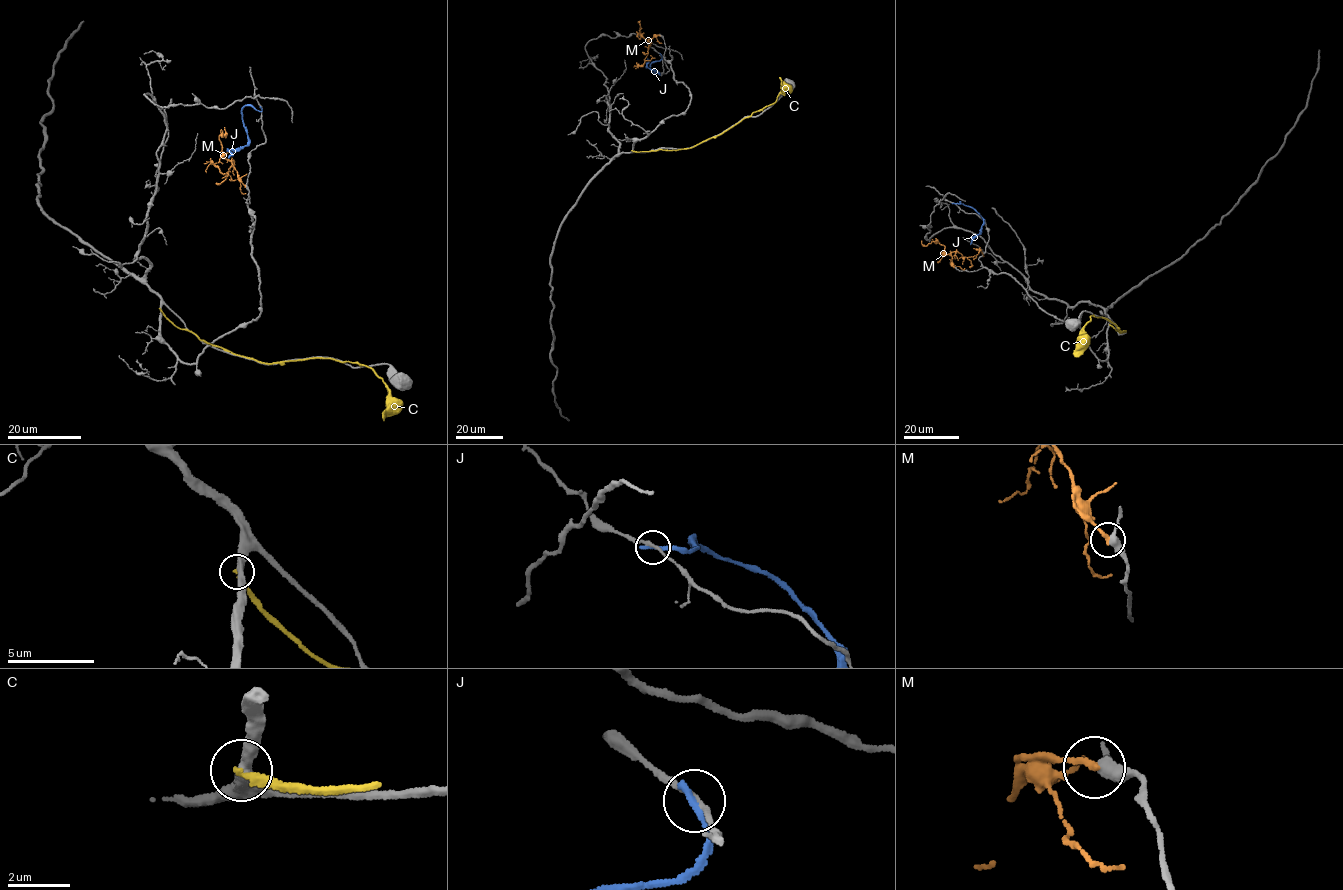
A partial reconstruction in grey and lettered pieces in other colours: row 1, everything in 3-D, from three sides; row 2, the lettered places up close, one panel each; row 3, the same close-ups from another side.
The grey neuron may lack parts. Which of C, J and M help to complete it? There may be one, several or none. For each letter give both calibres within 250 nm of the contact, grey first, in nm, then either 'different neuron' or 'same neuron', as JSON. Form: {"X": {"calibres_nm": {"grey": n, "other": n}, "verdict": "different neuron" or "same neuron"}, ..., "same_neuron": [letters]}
{"C": {"calibres_nm": {"grey": 400, "other": 260}, "verdict": "different neuron"}, "J": {"calibres_nm": {"grey": 170, "other": 280}, "verdict": "different neuron"}, "M": {"calibres_nm": {"grey": 380, "other": 220}, "verdict": "different neuron"}, "same_neuron": []}

